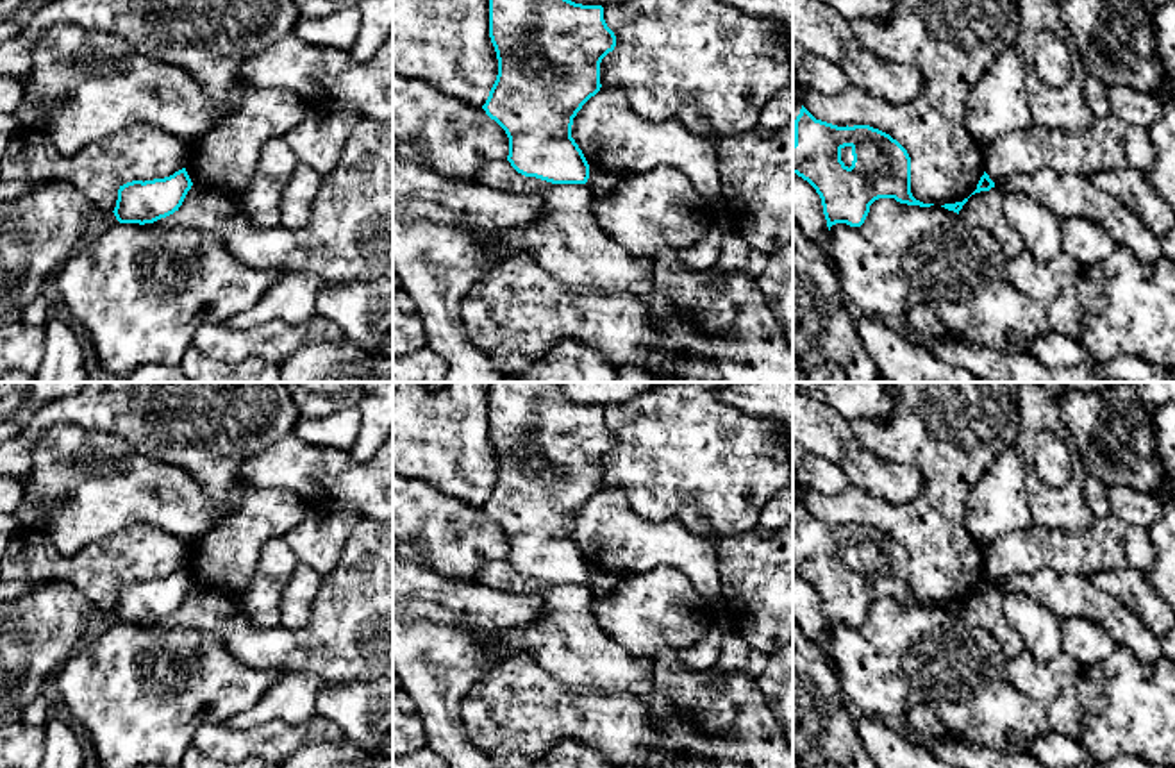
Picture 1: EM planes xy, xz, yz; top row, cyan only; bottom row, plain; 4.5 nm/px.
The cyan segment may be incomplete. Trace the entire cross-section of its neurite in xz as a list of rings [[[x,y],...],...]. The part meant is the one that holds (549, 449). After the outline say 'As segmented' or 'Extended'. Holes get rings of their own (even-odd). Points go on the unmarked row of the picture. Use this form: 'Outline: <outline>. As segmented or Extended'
Outline: [[[491,382],[489,438],[498,475],[482,509],[509,538],[507,561],[525,577],[552,584],[586,584],[589,564],[571,538],[571,525],[582,505],[600,491],[600,463],[616,447],[616,436],[604,420],[604,407],[564,398],[559,382]]]. As segmented

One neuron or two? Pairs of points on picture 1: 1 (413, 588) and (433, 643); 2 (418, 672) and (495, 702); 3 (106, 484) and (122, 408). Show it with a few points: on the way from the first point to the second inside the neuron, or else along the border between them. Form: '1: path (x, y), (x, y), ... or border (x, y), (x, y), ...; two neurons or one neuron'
1: border (411, 618), (458, 627), (466, 633); two neurons
2: border (497, 663), (459, 704), (459, 724), (466, 734); two neurons
3: border (75, 424), (86, 429), (116, 433), (150, 458); two neurons

